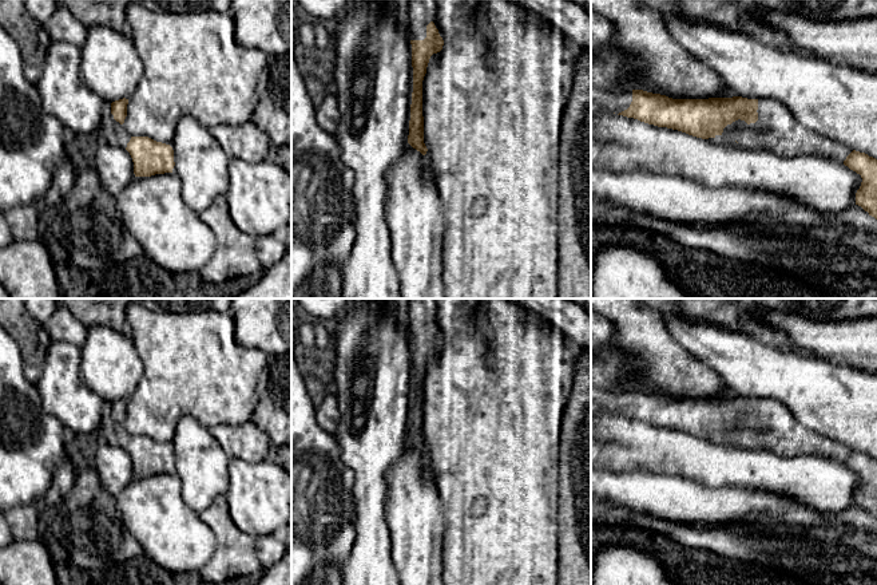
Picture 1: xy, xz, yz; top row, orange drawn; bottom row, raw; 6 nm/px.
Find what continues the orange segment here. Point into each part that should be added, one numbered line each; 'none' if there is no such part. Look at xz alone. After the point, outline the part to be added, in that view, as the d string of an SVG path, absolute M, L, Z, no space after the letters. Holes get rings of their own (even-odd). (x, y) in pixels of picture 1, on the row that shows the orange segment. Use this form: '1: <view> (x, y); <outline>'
1: xz (420, 12); M408 0L408 31L410 40L424 40L426 25L434 20L436 0Z

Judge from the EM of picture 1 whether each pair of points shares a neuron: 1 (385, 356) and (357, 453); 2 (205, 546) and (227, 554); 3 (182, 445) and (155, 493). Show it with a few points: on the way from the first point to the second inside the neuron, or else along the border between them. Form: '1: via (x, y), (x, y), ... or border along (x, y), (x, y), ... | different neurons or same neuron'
1: via (377, 380), (373, 429) | same neuron
2: border along (202, 520), (215, 537), (215, 552), (197, 570) | different neurons
3: border along (178, 477), (181, 481), (181, 497), (190, 506) | different neurons

